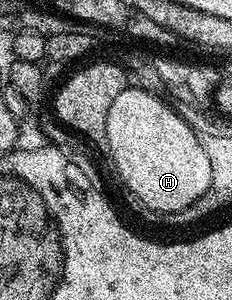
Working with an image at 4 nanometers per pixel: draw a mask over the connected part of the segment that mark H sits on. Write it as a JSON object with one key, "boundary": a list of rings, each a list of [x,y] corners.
{"boundary":[[[129,85],[114,105],[110,105],[110,117],[106,117],[106,150],[112,154],[112,163],[120,174],[128,191],[148,211],[174,212],[186,209],[197,201],[212,180],[210,161],[206,149],[196,134],[167,107],[156,95],[139,91]]]}

